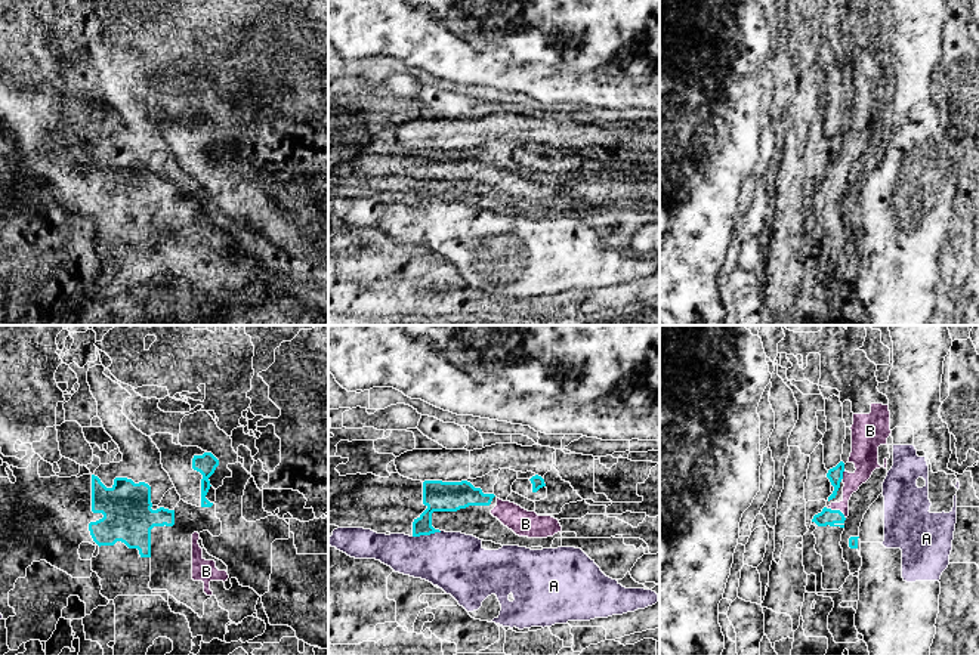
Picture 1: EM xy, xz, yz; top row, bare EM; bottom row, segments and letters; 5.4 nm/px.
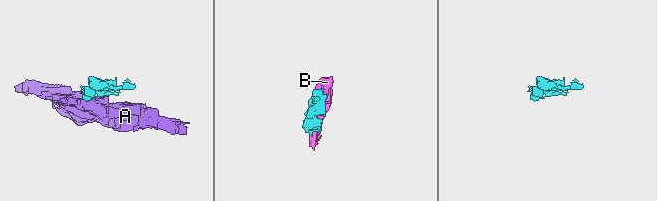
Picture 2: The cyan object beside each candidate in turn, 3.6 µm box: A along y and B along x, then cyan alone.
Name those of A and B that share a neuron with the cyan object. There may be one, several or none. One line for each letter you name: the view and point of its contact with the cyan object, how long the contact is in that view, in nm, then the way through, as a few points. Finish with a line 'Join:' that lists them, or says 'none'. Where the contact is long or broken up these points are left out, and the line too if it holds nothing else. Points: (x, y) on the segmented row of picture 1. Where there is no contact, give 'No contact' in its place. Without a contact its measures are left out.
B: Touches cyan at yz (836, 510). Shared border 130 nm
Join: B

